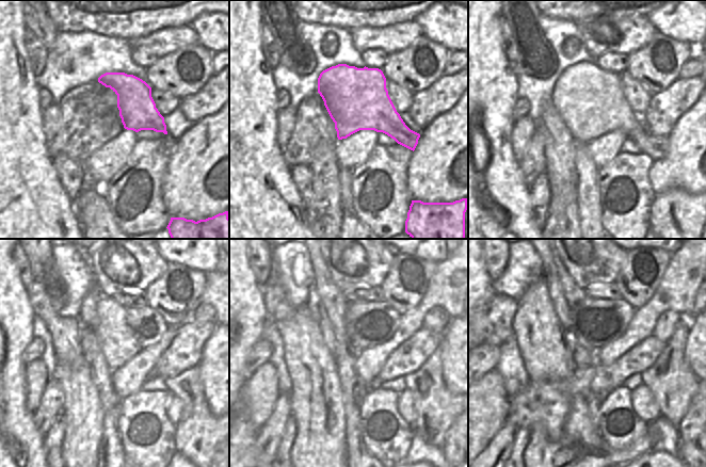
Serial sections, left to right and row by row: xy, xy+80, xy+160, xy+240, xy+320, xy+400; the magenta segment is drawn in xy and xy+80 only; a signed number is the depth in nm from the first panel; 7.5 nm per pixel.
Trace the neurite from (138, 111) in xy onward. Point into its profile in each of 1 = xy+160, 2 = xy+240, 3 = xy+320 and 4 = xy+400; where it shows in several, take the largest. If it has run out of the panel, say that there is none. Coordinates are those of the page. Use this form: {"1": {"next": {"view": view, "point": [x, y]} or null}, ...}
{"1": {"next": {"view": "xy+160", "point": [590, 100]}}, "2": {"next": {"view": "xy+240", "point": [197, 433]}}, "3": {"next": {"view": "xy+320", "point": [436, 407]}}, "4": {"next": {"view": "xy+400", "point": [673, 384]}}}

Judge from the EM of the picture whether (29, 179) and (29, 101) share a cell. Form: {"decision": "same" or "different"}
{"decision": "same"}

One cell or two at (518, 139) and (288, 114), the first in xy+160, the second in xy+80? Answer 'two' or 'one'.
one

